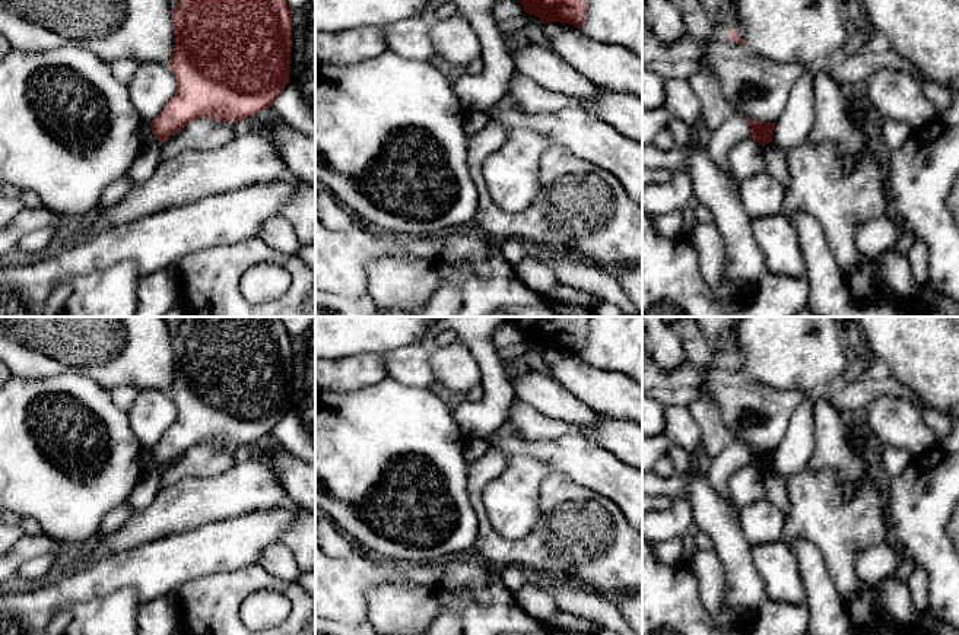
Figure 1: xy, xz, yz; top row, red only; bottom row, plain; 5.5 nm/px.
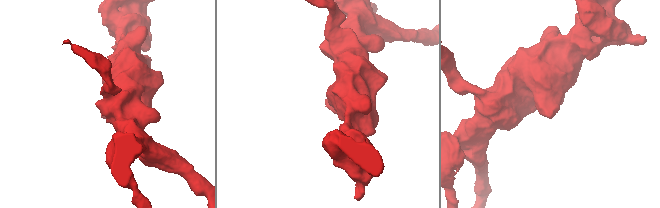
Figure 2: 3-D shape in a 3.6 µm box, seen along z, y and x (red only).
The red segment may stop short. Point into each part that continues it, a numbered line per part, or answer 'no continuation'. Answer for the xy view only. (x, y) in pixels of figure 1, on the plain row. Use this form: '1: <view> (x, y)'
no continuation

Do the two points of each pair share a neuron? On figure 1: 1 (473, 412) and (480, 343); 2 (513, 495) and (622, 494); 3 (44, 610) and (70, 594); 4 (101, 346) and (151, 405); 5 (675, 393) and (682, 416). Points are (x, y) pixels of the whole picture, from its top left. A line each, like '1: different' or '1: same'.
1: same
2: same
3: same
4: different
5: different

